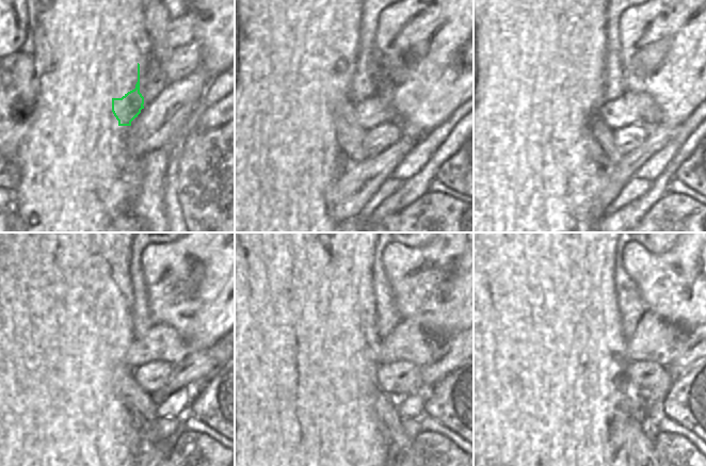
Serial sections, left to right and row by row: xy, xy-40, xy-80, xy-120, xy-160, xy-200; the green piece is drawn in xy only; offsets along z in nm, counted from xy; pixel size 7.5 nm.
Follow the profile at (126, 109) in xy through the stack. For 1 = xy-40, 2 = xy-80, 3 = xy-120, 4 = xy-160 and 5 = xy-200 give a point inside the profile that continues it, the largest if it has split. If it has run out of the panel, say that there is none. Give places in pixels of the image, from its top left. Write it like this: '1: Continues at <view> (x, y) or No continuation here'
1: Continues at xy-40 (372, 112)
2: Continues at xy-80 (632, 107)
3: Continues at xy-120 (162, 342)
4: Continues at xy-160 (407, 341)
5: Continues at xy-200 (655, 339).

